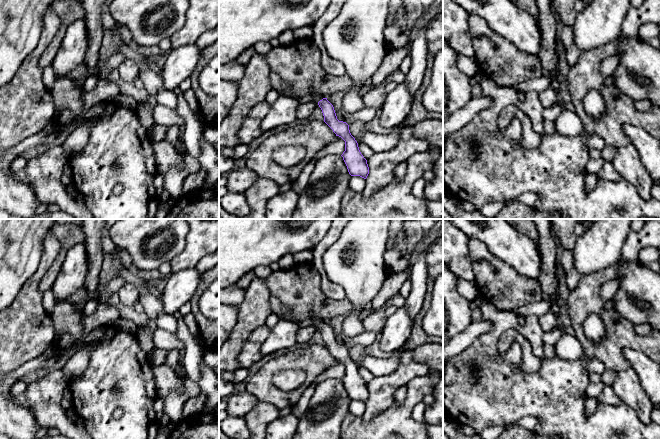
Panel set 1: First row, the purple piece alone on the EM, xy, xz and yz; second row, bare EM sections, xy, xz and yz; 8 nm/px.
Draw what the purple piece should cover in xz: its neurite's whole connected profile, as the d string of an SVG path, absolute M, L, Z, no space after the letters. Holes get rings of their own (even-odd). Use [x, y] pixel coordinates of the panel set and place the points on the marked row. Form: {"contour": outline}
{"contour": "M315 90L312 91L311 96L313 97L313 101L321 108L324 122L333 130L336 136L341 137L345 141L345 151L341 156L349 174L366 179L369 174L367 160L361 154L357 141L351 135L349 125L337 119L334 107L327 98L323 98Z"}

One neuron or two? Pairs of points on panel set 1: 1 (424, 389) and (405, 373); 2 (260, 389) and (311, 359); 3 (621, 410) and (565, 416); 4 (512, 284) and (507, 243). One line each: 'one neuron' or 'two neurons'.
1: two neurons
2: one neuron
3: one neuron
4: two neurons

